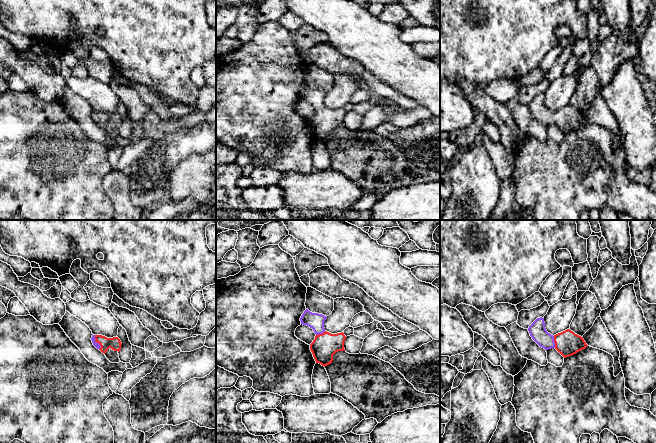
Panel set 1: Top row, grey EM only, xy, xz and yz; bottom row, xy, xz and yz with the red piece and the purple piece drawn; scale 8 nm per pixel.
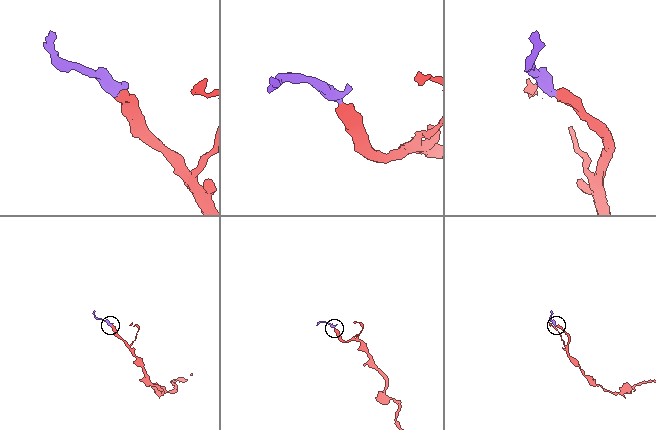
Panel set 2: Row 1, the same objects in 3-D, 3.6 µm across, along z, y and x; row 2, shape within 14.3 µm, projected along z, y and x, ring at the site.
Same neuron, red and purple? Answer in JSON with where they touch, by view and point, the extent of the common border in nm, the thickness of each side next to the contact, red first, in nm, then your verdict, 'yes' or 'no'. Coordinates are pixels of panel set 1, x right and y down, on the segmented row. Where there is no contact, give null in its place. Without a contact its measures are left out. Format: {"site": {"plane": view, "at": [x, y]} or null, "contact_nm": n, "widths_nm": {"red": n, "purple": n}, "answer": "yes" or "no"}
{"site": {"plane": "xy", "at": [97, 342]}, "contact_nm": 130, "widths_nm": {"red": 100, "purple": 50}, "answer": "yes"}

